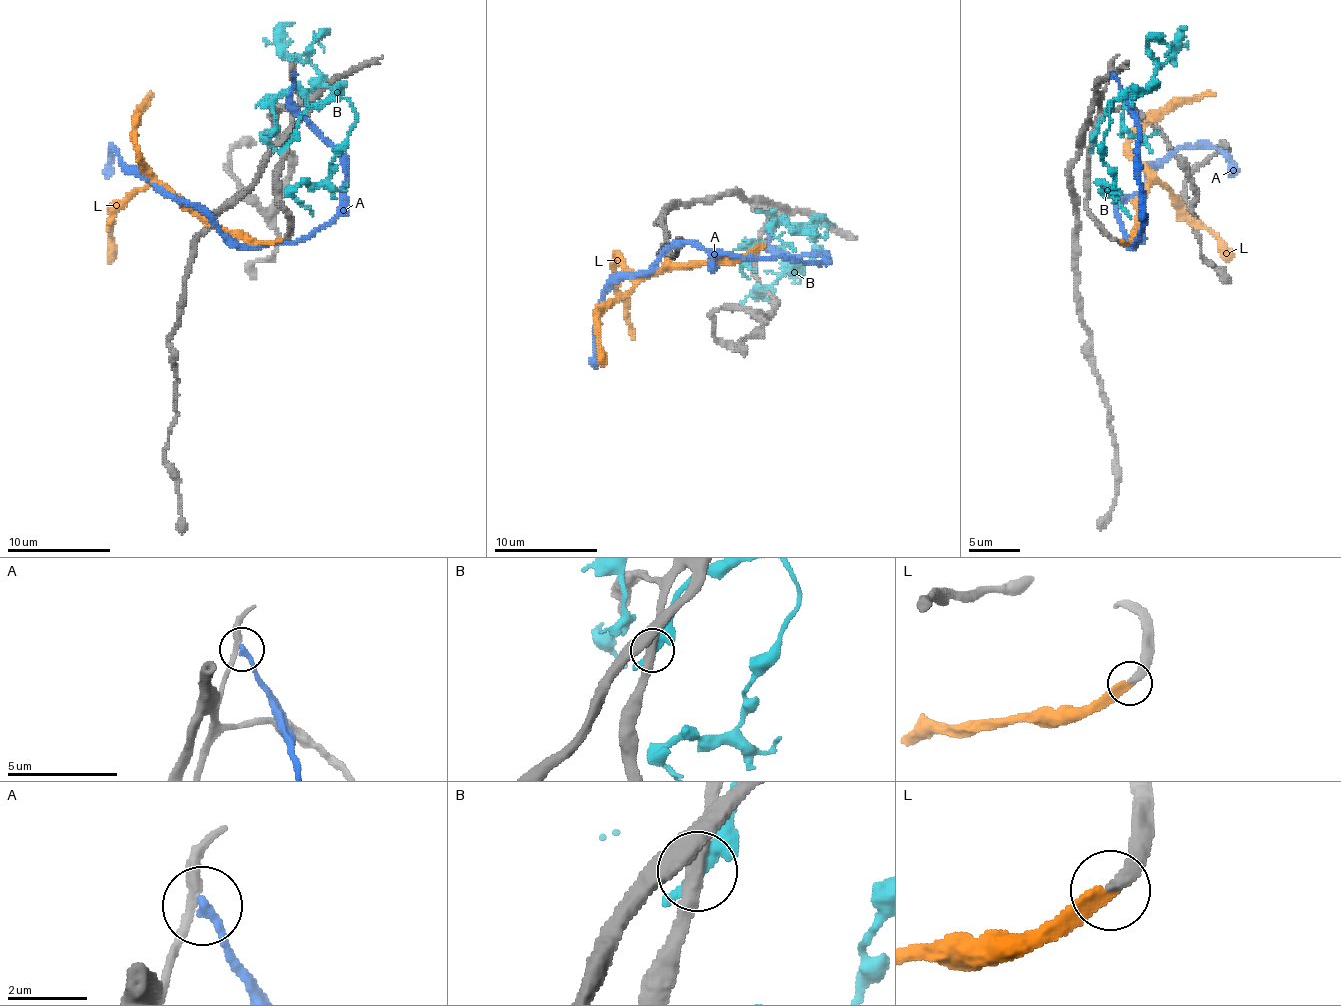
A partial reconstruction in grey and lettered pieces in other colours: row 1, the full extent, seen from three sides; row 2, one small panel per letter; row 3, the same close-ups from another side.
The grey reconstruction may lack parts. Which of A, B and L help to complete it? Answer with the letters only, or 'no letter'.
L

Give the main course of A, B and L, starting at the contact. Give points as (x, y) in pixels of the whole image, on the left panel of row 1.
A: (292, 74), (296, 112), (345, 169), (345, 207), (307, 236), (235, 244), (116, 151), (105, 178)
B: (288, 142), (308, 108), (342, 97), (349, 103), (355, 126), (331, 172), (290, 193), (312, 215)
L: (279, 242), (240, 239), (206, 223), (156, 179), (139, 151), (133, 127), (153, 93)

